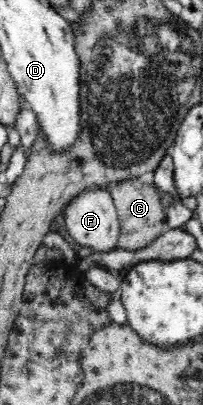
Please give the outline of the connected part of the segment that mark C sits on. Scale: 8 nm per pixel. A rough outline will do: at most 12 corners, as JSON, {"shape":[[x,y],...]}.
{"shape":[[155,184],[109,188],[121,226],[118,247],[146,248],[168,228]]}

